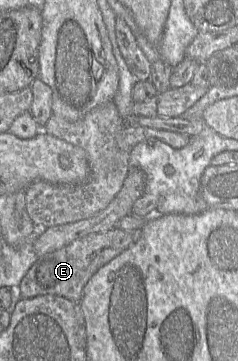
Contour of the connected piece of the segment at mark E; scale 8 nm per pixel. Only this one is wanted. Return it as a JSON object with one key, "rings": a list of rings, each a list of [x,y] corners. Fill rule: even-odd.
{"rings":[[[113,228],[106,232],[89,234],[70,244],[44,254],[30,267],[21,280],[20,292],[23,298],[40,295],[58,295],[79,302],[84,286],[102,266],[107,264],[134,243],[132,232],[121,228]]]}

